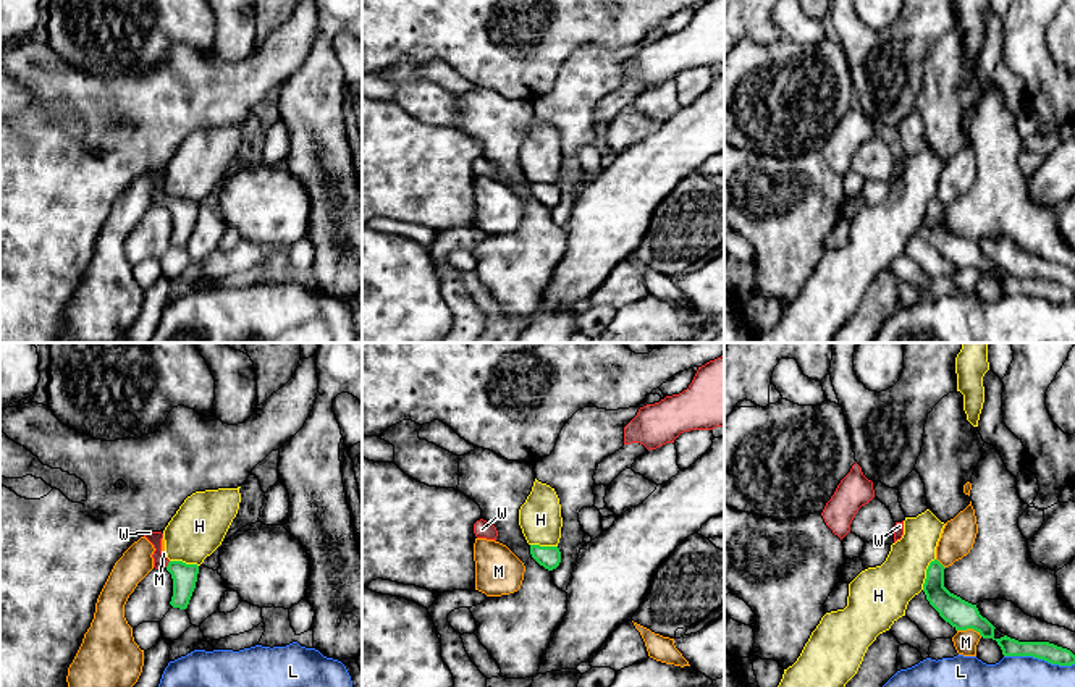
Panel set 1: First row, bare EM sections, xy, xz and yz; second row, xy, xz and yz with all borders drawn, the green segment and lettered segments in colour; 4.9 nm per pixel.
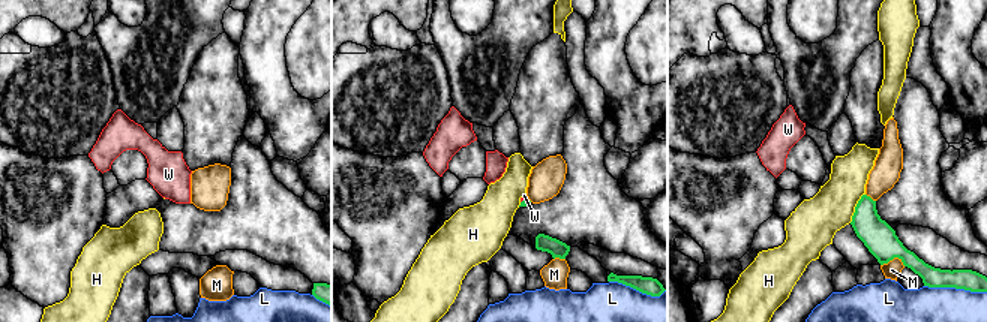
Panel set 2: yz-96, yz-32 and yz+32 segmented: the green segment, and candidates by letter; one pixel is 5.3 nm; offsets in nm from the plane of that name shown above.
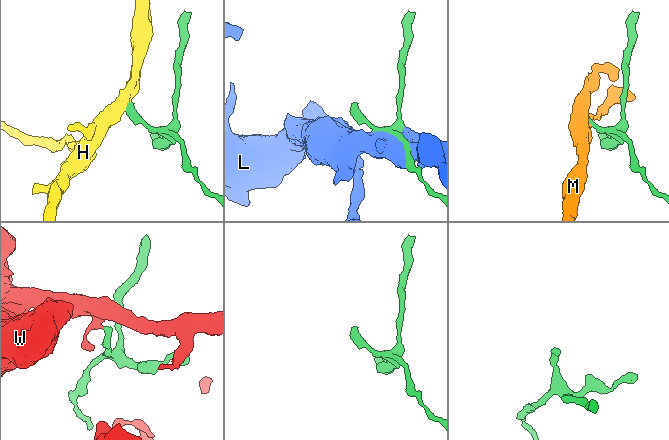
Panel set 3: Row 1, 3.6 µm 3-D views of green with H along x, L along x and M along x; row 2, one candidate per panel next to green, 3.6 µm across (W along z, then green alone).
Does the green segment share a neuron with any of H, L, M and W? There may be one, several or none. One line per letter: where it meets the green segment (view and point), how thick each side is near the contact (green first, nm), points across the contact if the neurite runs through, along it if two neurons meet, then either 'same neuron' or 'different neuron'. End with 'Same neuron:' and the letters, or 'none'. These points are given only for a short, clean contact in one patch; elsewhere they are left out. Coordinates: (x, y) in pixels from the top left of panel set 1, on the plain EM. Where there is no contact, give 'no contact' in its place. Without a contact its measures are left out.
H: contact yz (927, 212); calibres 140 and 280 nm; border yz (935, 196), (927, 207), (922, 227); different neuron
L: contact yz (1040, 296); calibres 100 and 480 nm; different neuron
M: contact yz (970, 265); calibres 140 and 120 nm; different neuron
W: contact xy (168, 202); calibres 130 and 60 nm; way xy (185, 214), (168, 202), (157, 191), (154, 175); same neuron
Same neuron: W

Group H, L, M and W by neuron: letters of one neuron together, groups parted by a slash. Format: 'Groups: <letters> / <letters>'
Groups: H / L / M / W

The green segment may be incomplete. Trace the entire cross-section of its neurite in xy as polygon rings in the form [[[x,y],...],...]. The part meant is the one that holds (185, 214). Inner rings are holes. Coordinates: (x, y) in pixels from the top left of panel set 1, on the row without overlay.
[[[149,170],[144,173],[155,186],[154,205],[160,207],[165,205],[173,217],[173,234],[170,242],[173,246],[186,247],[192,230],[196,226],[199,204],[197,202],[186,202],[183,199],[170,199],[167,194],[162,192],[162,170]]]

